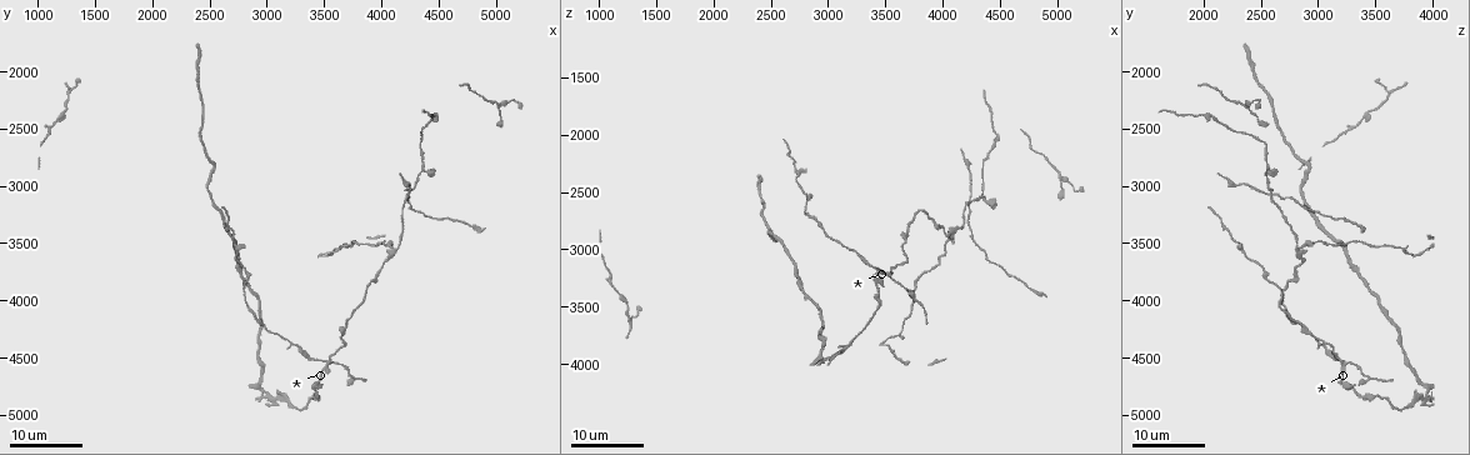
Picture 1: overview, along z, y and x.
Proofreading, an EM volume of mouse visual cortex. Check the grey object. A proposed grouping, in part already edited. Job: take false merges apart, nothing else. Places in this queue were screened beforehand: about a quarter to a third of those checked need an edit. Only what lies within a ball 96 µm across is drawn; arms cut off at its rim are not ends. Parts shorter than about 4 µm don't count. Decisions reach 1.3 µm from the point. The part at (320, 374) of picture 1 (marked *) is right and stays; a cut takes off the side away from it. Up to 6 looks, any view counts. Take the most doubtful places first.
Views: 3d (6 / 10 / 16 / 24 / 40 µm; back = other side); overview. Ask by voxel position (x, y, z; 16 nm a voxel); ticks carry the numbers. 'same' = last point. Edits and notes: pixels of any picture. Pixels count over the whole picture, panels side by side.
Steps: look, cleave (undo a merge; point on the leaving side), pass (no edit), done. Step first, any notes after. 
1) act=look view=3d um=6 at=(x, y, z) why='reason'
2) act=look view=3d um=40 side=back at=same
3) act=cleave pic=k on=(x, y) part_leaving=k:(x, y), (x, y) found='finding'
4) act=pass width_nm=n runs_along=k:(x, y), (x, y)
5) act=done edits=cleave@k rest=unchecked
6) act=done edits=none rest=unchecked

act=look view=3d um=24 at=(3540, 4540, 3200) why='four-way junction'

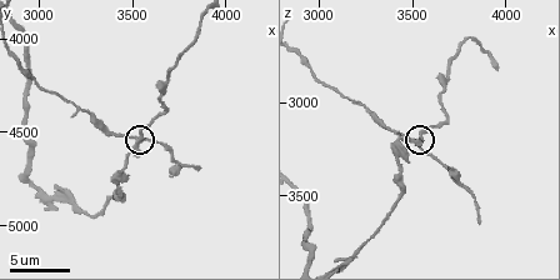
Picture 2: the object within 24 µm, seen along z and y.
act=look view=3d um=6 at=same why='closer look'

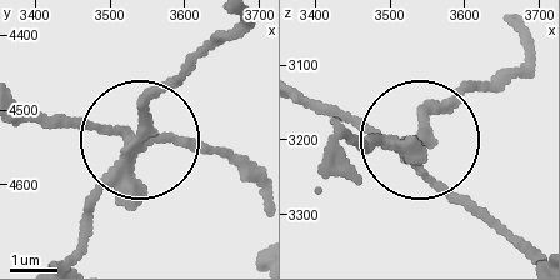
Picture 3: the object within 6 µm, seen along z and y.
act=cleave pic=3 on=(85, 120) arms=4 found='two neurons meet here'

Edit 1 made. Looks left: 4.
act=look view=3d um=16 at=(4100, 3580, 2820) why='branch point'

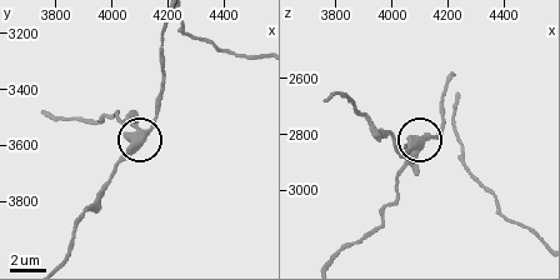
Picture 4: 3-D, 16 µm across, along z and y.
act=look view=3d um=6 at=same

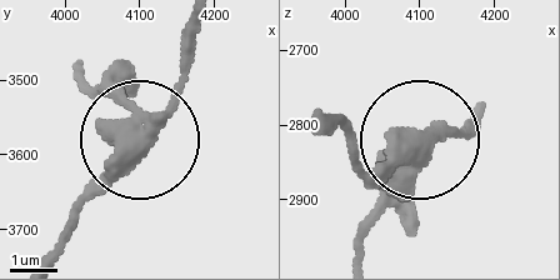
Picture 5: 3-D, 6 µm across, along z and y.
act=cleave pic=5 on=(110, 78) width_nm=370 found='two neurons meet here'

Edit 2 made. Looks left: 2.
act=done edits=cleave@3,cleave@5 rest=unchecked

